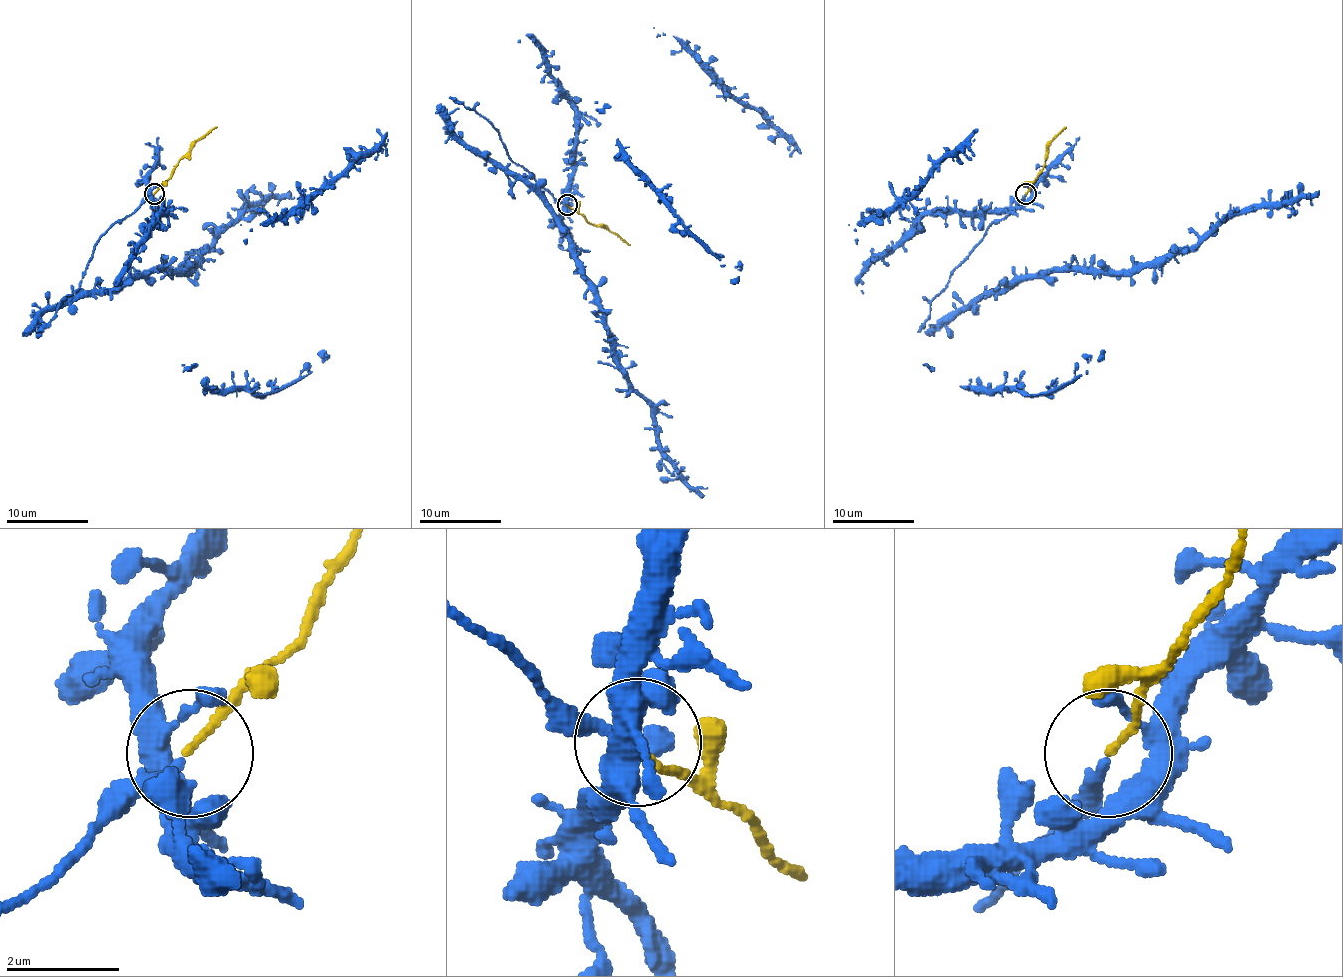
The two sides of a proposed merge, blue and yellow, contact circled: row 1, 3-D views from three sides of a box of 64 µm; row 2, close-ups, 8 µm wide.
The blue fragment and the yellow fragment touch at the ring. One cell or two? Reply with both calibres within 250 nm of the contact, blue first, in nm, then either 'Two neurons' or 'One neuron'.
Thickness 150 nm (blue) against 110 nm. One neuron

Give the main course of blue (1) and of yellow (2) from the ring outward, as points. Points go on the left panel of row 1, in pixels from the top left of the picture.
1: (153, 195), (99, 238), (79, 288), (35, 323), (146, 271), (185, 271), (245, 207), (290, 191)
2: (155, 193), (190, 148), (216, 127)

